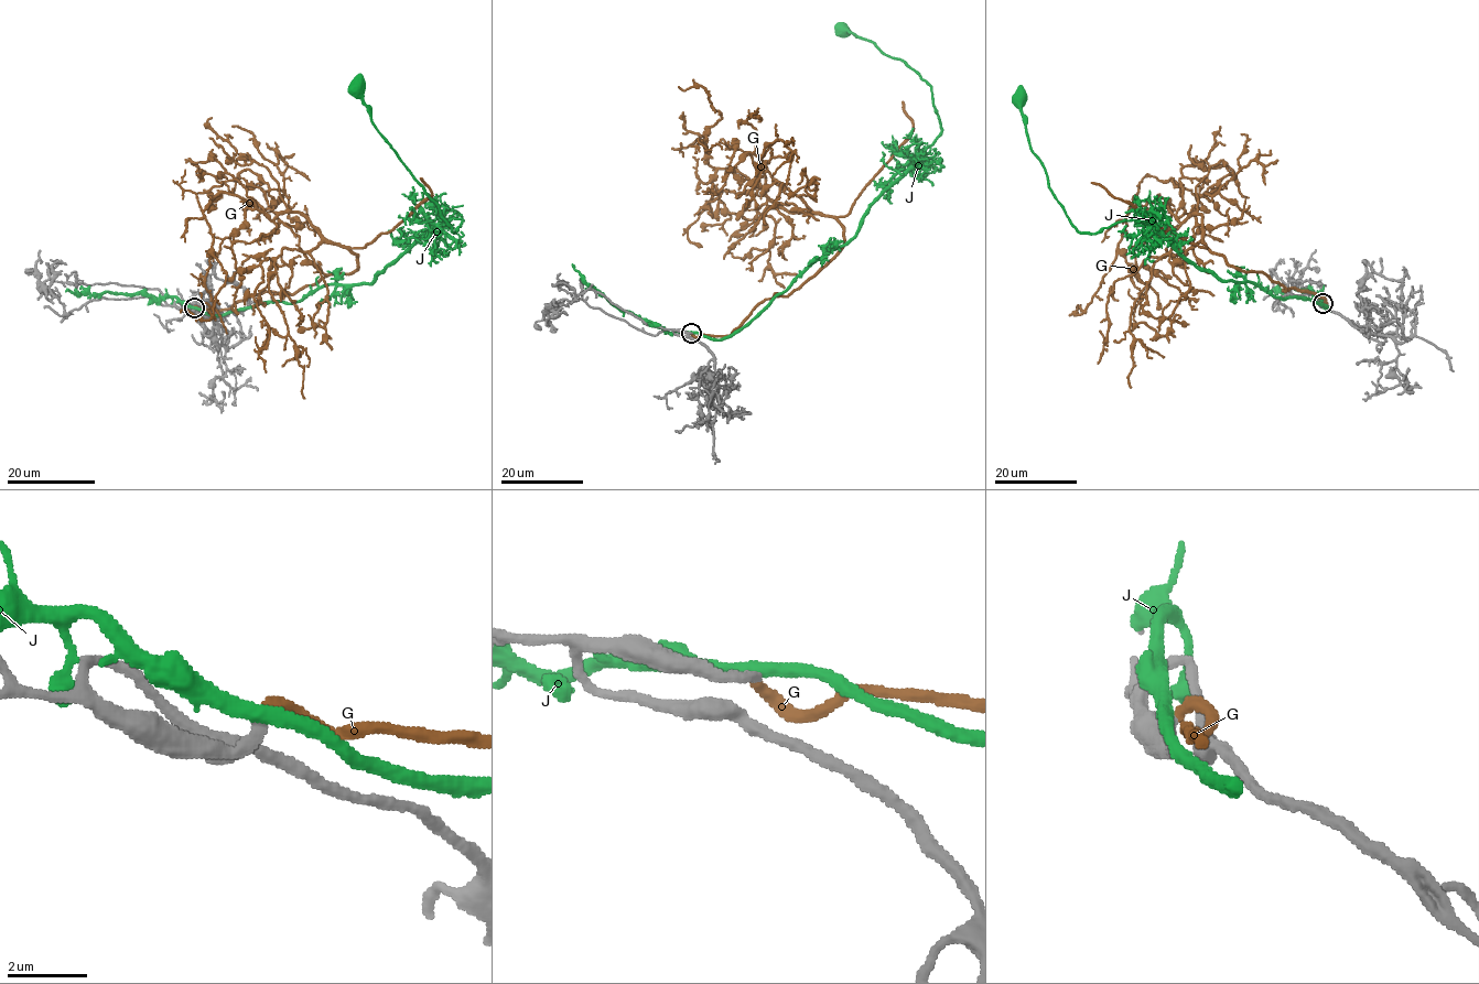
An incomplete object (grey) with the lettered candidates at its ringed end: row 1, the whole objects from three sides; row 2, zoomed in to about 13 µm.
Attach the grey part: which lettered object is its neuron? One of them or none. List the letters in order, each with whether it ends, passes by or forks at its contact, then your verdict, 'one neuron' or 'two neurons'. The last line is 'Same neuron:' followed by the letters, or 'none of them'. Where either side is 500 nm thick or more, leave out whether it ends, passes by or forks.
G: it ends; one neuron
J: it passes by; two neurons
Same neuron: G

